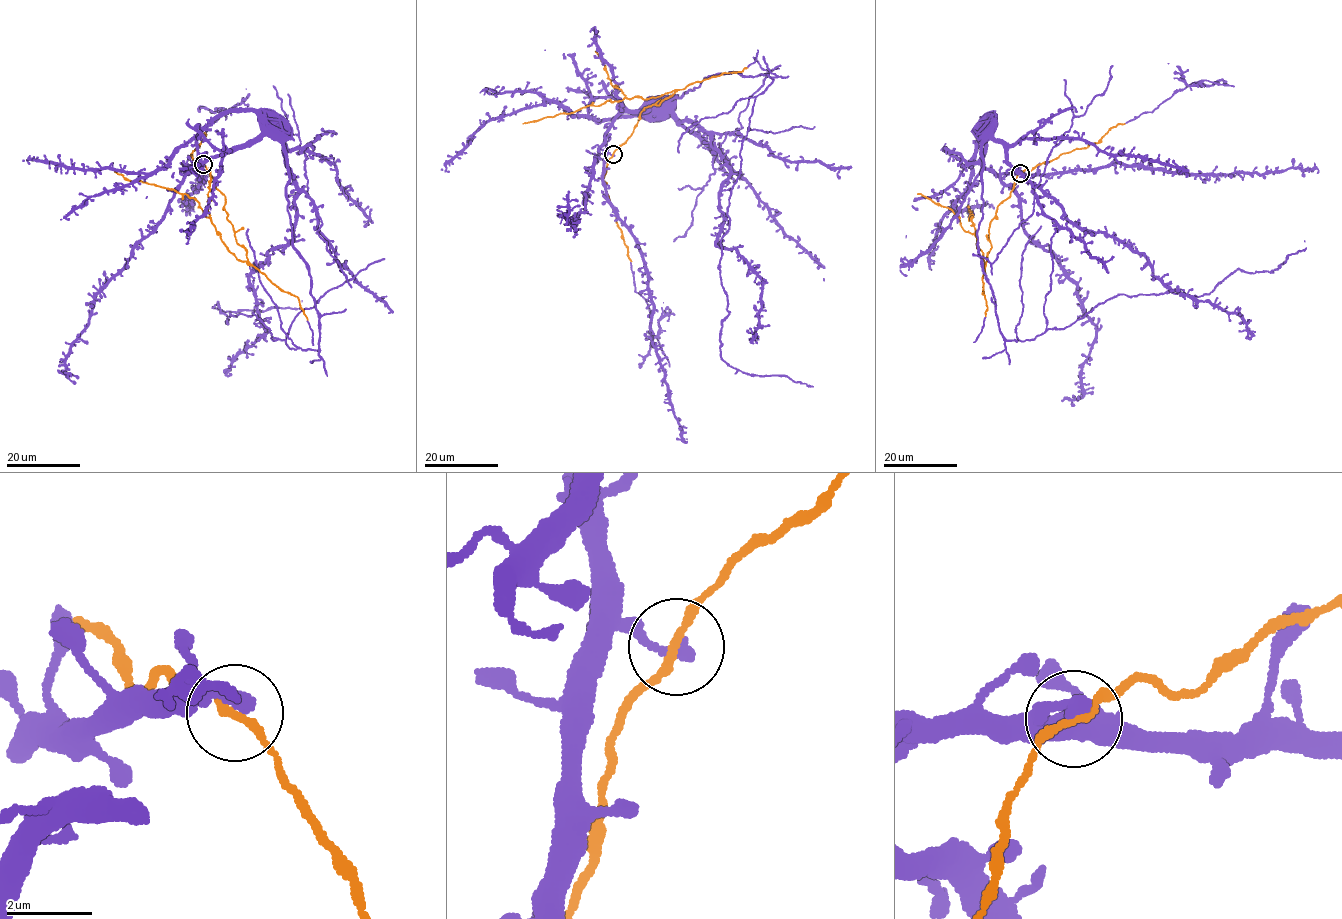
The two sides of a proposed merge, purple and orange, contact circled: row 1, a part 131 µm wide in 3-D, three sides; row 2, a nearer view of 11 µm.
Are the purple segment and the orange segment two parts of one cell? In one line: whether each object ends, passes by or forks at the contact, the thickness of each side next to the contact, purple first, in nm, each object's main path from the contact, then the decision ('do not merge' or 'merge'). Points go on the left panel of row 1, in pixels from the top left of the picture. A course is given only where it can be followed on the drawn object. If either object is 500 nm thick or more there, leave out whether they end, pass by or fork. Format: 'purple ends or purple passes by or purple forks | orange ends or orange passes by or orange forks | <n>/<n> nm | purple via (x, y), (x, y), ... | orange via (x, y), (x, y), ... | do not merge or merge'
purple ends | orange passes by | 340/170 nm | purple via (203, 164), (266, 135), (281, 144), (319, 349), (272, 340), (252, 313), (227, 324), (212, 307), (301, 300) | orange via (203, 164), (224, 195), (226, 218), (247, 261), (226, 247), (192, 197), (114, 171) | merge

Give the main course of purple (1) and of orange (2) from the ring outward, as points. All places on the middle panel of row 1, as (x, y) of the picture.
1: (613, 154), (605, 132), (624, 112), (655, 109), (710, 76), (769, 76), (720, 240), (720, 357), (811, 386)
2: (613, 154), (628, 138), (644, 108), (659, 104), (674, 90), (645, 100), (635, 96), (588, 105), (522, 123)

